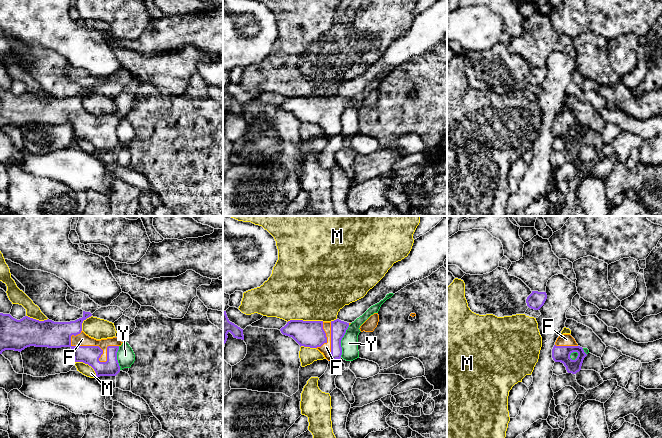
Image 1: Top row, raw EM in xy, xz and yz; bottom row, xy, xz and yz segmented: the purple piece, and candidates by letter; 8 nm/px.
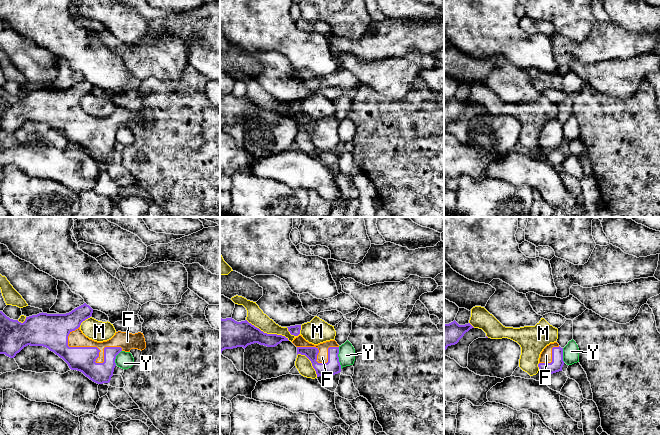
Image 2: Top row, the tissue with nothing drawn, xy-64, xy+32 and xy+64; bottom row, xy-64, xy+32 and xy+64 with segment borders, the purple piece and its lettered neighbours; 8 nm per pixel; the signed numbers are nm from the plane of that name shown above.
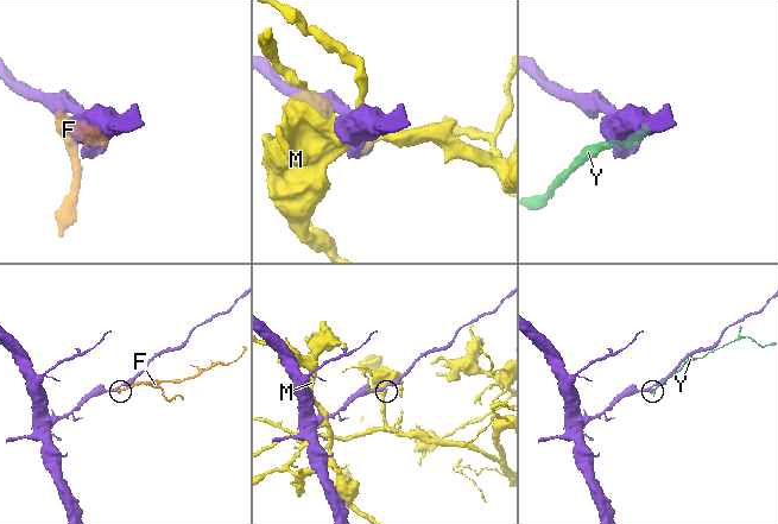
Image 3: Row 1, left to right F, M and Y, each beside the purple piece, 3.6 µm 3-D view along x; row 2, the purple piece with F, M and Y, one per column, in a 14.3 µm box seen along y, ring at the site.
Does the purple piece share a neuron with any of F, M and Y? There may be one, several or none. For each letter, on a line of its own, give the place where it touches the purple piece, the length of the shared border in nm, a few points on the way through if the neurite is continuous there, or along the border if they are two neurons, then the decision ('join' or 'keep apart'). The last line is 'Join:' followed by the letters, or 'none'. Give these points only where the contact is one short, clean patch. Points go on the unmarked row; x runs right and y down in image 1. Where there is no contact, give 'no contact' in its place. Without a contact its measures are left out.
F: contact xy (102, 127); length 400 nm; join
M: contact xz (305, 97); length 300 nm; keep apart
Y: contact xz (340, 117); length 260 nm; border xz (349, 101), (341, 116), (340, 132); keep apart
Join: F

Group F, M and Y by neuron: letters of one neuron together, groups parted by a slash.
F / M / Y

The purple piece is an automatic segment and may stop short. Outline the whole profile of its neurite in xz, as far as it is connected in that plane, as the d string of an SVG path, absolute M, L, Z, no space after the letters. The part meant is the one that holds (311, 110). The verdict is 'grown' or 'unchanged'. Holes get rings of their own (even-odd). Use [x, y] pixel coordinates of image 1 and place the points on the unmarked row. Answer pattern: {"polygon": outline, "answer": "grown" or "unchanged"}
{"polygon": "M339 95L331 98L290 96L280 107L292 113L300 123L318 125L331 137L341 134L341 116L348 103L349 99Z", "answer": "grown"}

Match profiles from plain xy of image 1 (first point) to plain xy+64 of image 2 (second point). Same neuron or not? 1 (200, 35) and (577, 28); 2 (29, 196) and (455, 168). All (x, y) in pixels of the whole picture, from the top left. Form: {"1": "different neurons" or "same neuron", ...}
{"1": "different neurons", "2": "different neurons"}

